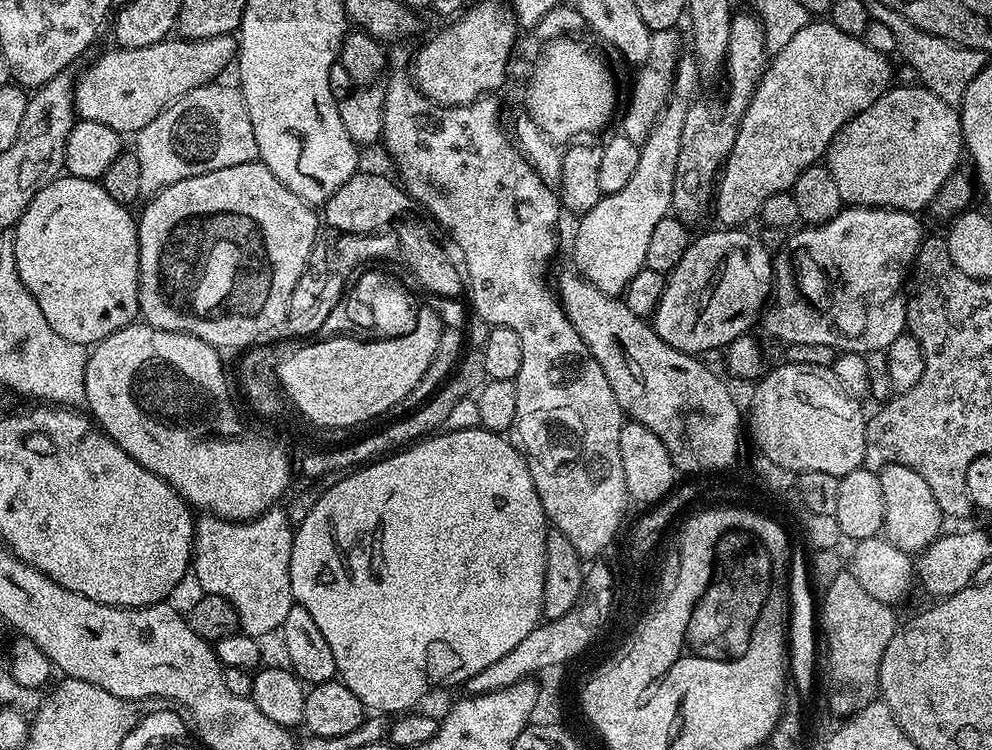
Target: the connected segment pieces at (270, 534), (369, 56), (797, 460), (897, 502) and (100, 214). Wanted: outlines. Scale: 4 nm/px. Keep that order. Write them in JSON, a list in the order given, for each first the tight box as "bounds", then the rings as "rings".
[{"bounds":[192,506,295,638],"rings":[[[273,506],[265,511],[262,515],[256,516],[252,520],[235,521],[222,519],[220,516],[215,516],[212,513],[203,513],[195,519],[195,534],[193,541],[193,563],[192,574],[196,576],[196,580],[200,589],[205,595],[218,596],[226,598],[232,606],[235,608],[237,615],[237,623],[239,629],[247,633],[248,636],[254,636],[257,638],[264,638],[264,635],[276,630],[279,631],[286,620],[289,610],[294,607],[294,601],[292,598],[292,587],[289,580],[289,562],[290,551],[293,550],[293,538],[295,536],[294,526],[288,519],[285,509],[278,506]]]},{"bounds":[338,30,385,146],"rings":[[[359,30],[349,31],[343,42],[340,44],[340,54],[338,57],[339,67],[344,67],[344,72],[357,84],[360,89],[352,92],[348,97],[339,101],[340,113],[342,114],[342,126],[346,126],[346,134],[357,146],[372,144],[383,137],[382,130],[382,110],[384,109],[384,93],[377,90],[371,92],[368,87],[379,78],[384,72],[384,48],[385,45],[379,40],[369,35],[367,32]]]},{"bounds":[746,362,869,476],"rings":[[[780,362],[776,369],[765,371],[755,381],[752,392],[752,405],[746,408],[746,428],[756,439],[759,455],[770,458],[784,466],[786,470],[799,474],[810,470],[822,470],[826,474],[845,476],[854,470],[865,467],[866,430],[869,417],[860,409],[861,401],[850,395],[846,386],[838,382],[831,368],[822,366],[798,366]]]},{"bounds":[879,464,946,554],"rings":[[[887,464],[879,469],[882,482],[882,498],[884,502],[883,535],[900,550],[909,554],[926,551],[945,531],[946,517],[938,506],[938,498],[934,498],[934,490],[930,490],[926,478],[918,474],[918,470],[910,470],[910,466]]]},{"bounds":[14,174,140,346],"rings":[[[61,174],[38,190],[38,194],[32,199],[30,206],[22,214],[22,218],[16,223],[14,254],[18,262],[18,274],[22,278],[26,290],[30,290],[30,294],[34,294],[34,302],[38,302],[38,306],[42,306],[42,314],[46,314],[46,322],[50,322],[50,326],[54,326],[54,334],[62,334],[62,338],[66,338],[70,342],[95,346],[100,341],[105,340],[111,332],[122,330],[140,316],[140,299],[138,298],[138,290],[140,289],[140,234],[137,221],[128,212],[131,211],[125,205],[114,202],[114,198],[110,198],[110,194],[106,194],[104,187],[97,181]]]}]

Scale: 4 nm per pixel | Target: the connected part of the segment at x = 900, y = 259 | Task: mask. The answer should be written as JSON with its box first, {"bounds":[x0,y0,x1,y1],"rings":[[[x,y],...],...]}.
{"bounds":[762,206,922,354],"rings":[[[844,206],[837,216],[830,218],[825,224],[814,224],[811,226],[801,227],[801,232],[793,231],[784,247],[779,252],[775,253],[774,256],[774,275],[772,278],[772,294],[770,297],[770,303],[765,307],[762,313],[762,325],[773,336],[776,340],[781,340],[781,345],[787,346],[790,344],[817,344],[818,346],[830,346],[831,348],[837,349],[840,352],[858,352],[861,354],[867,354],[870,352],[884,352],[890,346],[890,342],[894,342],[894,338],[905,335],[906,325],[908,322],[908,306],[906,303],[906,281],[910,276],[910,269],[913,267],[916,259],[917,251],[922,243],[922,231],[920,232],[920,219],[921,217],[914,212],[903,212],[897,208],[861,208],[859,206]]]}

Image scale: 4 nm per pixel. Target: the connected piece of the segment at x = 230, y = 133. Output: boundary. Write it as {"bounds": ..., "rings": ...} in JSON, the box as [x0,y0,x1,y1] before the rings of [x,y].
{"bounds":[134,82,257,194],"rings":[[[221,82],[203,84],[201,88],[190,90],[182,98],[178,98],[150,126],[135,133],[134,151],[138,158],[138,166],[142,166],[142,193],[155,194],[160,189],[174,182],[182,182],[186,178],[201,176],[214,170],[222,170],[226,166],[250,164],[257,159],[254,142],[254,126],[250,126],[250,118],[246,108],[240,108],[244,101],[239,87],[227,88]]]}

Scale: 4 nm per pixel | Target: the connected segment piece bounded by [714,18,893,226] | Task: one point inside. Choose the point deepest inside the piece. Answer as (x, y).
(822, 78)

